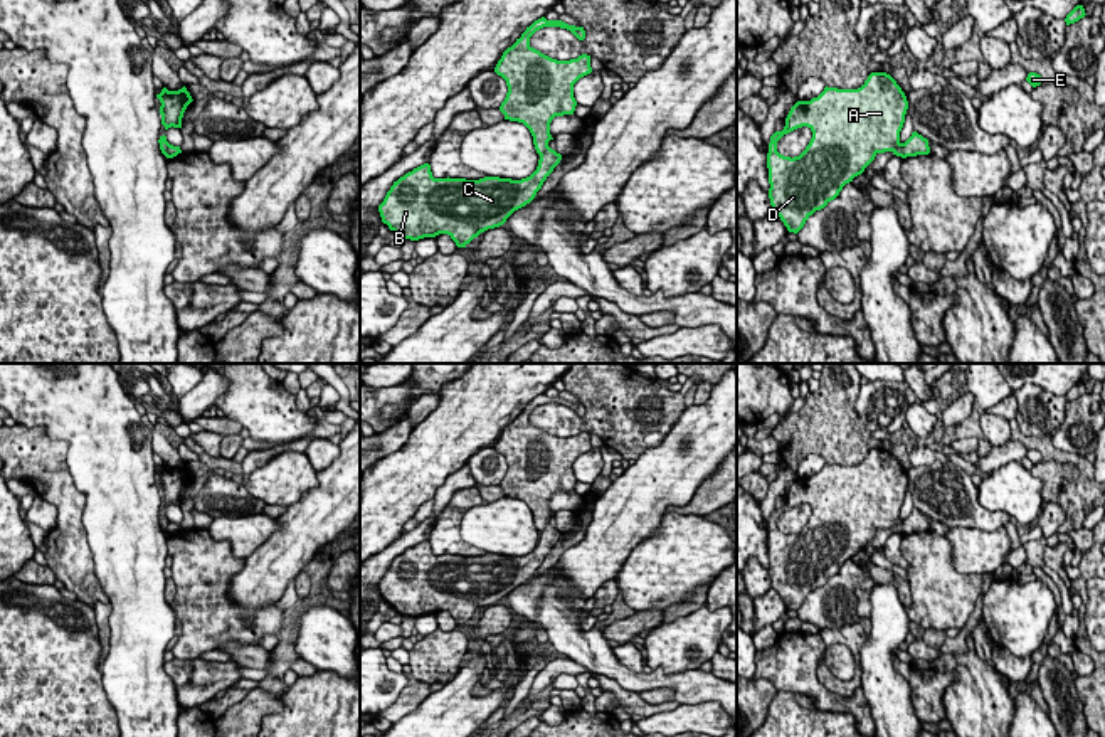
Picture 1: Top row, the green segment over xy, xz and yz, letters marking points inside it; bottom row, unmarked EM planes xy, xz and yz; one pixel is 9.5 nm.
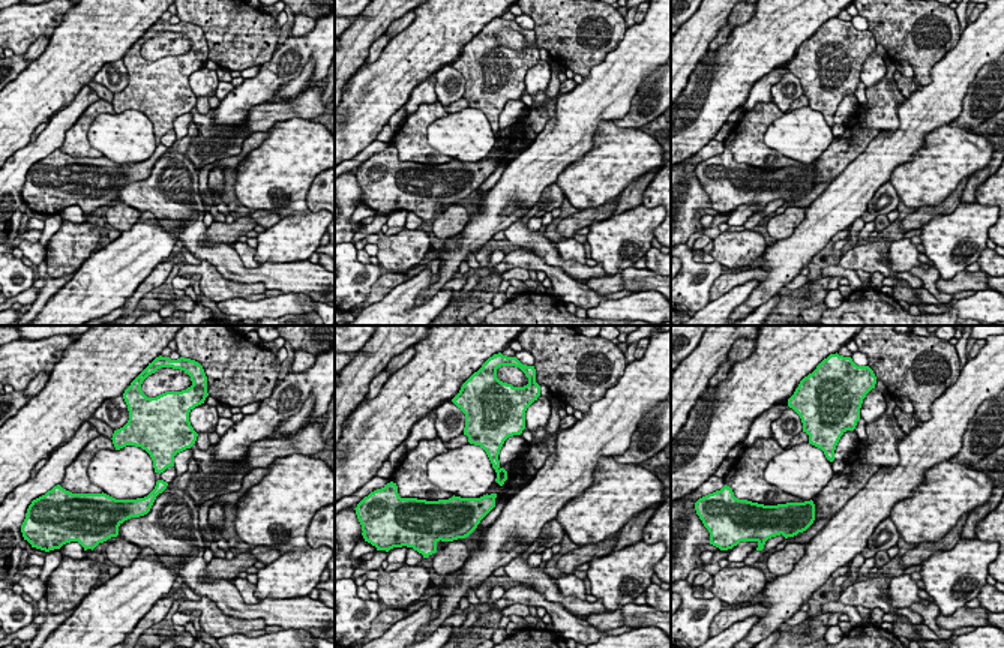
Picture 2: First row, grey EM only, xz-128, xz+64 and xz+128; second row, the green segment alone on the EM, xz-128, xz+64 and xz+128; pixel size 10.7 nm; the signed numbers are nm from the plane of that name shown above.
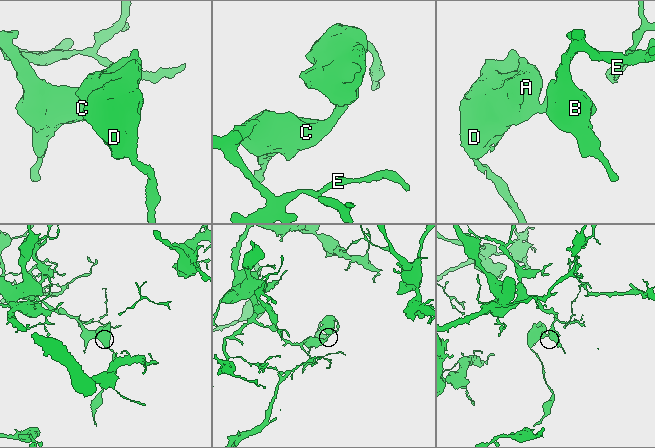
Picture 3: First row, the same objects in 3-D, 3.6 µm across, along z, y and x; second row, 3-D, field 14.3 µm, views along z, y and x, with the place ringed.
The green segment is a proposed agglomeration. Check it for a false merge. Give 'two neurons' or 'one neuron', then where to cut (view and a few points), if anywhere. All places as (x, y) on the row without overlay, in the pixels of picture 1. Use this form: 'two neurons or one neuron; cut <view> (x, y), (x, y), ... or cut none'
two neurons; cut yz (904, 520), (893, 529)

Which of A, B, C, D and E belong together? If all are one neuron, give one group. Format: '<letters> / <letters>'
A D / B C E

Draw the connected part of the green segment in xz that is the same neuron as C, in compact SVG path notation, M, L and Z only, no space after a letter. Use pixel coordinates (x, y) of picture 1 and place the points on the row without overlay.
M547 522L537 547L521 557L434 555L431 542L424 540L394 559L378 589L400 616L447 611L457 624L466 624L530 581L560 537L562 532Z

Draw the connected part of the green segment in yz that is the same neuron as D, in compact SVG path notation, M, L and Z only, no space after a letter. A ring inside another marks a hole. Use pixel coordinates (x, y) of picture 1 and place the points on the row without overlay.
M871 449L858 466L826 463L817 475L790 485L767 530L772 589L789 609L797 611L878 530L901 525L907 486L905 469L886 449ZM802 503L812 508L806 527L794 535L780 532L777 518Z

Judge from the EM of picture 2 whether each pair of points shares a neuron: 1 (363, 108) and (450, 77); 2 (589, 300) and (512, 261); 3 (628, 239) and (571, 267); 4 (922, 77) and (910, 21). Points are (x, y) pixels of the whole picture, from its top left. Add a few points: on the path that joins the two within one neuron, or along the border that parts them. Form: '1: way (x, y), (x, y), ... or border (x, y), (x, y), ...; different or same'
1: border (450, 63), (446, 63), (432, 74); different
2: way (569, 290), (548, 269), (532, 261); same
3: border (598, 263), (608, 275); different
4: way (922, 63), (922, 53), (911, 35); same

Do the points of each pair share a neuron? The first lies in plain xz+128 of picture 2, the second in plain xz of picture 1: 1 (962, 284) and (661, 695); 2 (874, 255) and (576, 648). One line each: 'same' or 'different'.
1: same
2: different

